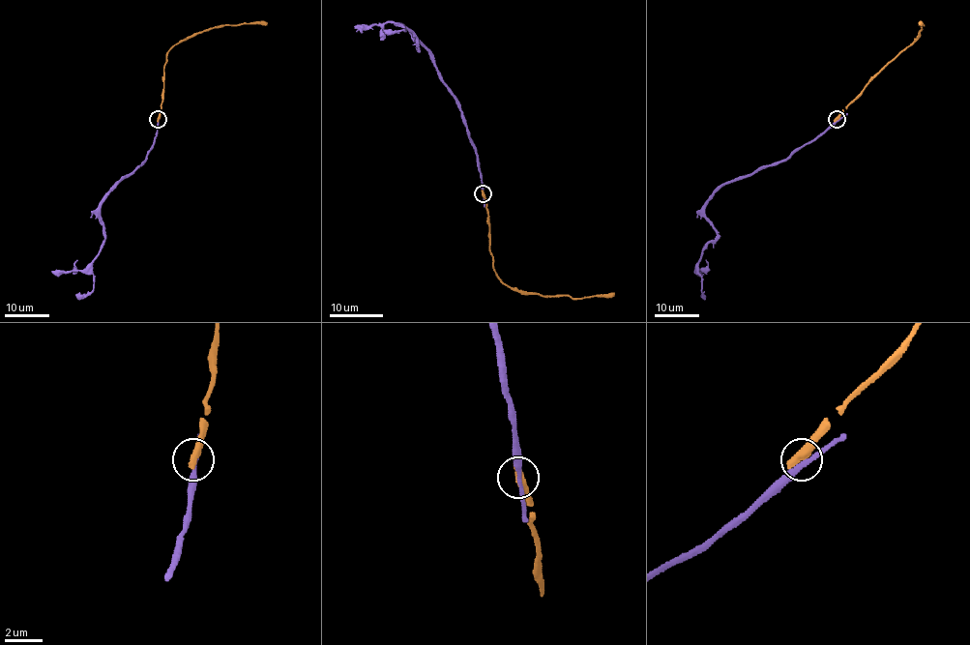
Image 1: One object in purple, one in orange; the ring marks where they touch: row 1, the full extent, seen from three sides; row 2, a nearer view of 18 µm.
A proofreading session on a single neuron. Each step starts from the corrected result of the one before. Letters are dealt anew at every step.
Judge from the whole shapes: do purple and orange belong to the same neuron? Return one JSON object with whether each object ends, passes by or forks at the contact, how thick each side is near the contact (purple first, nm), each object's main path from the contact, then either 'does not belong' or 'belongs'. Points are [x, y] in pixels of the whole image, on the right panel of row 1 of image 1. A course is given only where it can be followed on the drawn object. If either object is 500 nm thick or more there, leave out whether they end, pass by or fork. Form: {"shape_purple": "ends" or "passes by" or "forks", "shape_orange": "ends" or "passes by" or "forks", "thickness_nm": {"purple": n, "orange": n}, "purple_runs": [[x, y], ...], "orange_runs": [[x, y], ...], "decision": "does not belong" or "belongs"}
{"thickness_nm": {"purple": 240, "orange": 550}, "purple_runs": [[837, 120], [786, 159], [724, 183], [707, 203], [705, 219], [717, 237], [708, 243], [698, 263], [704, 299]], "orange_runs": [[837, 120], [839, 113], [863, 88], [917, 37], [923, 25], [918, 25]], "decision": "does not belong"}

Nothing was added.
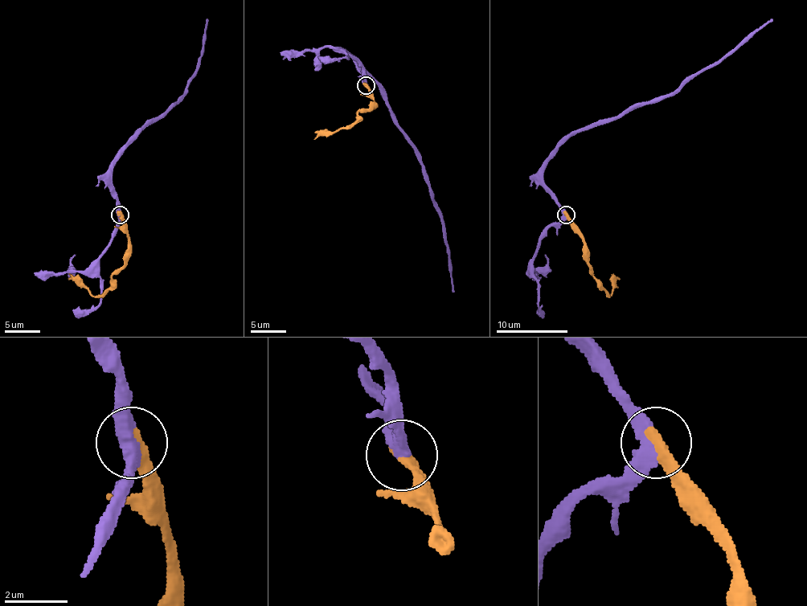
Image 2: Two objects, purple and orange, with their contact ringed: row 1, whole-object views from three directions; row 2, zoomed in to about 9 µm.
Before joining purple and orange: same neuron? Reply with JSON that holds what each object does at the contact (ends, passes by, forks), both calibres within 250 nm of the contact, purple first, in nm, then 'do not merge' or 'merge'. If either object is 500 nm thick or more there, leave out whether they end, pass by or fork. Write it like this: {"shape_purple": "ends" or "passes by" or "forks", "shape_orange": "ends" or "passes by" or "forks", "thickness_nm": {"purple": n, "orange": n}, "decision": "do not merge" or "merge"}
{"thickness_nm": {"purple": 440, "orange": 500}, "decision": "merge"}

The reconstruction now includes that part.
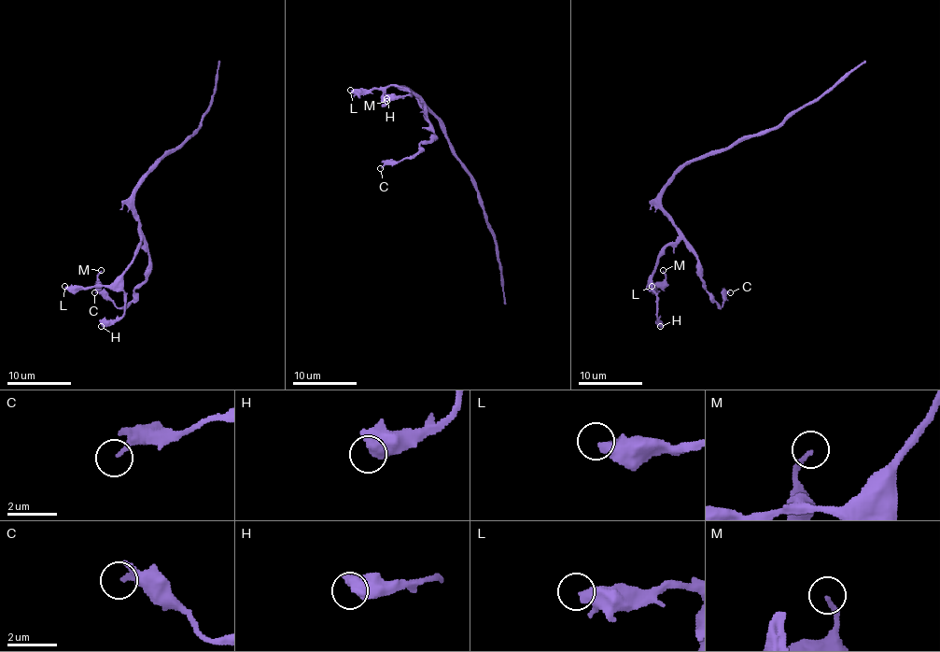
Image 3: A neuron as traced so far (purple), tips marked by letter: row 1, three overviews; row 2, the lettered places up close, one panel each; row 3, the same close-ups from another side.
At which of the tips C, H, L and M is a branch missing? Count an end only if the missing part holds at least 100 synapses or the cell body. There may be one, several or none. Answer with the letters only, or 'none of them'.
none of them

